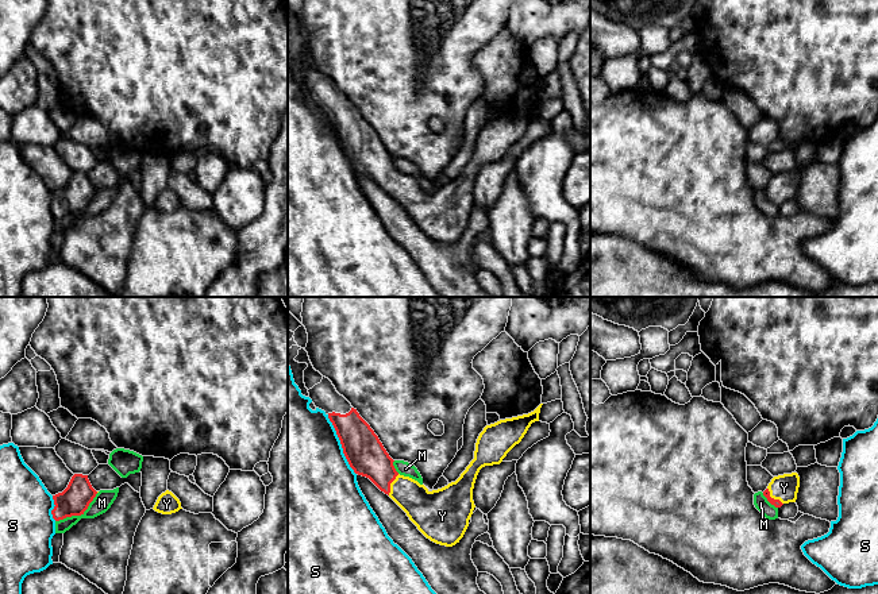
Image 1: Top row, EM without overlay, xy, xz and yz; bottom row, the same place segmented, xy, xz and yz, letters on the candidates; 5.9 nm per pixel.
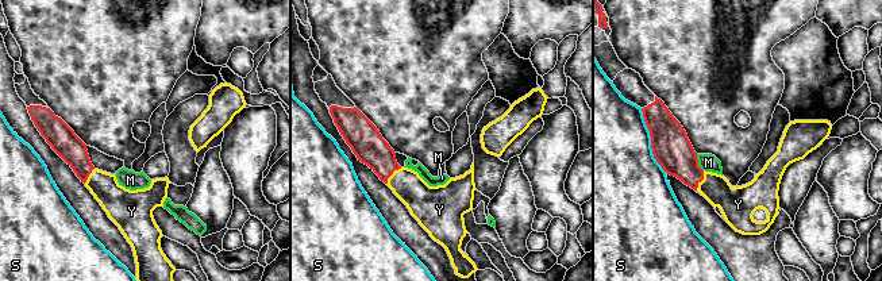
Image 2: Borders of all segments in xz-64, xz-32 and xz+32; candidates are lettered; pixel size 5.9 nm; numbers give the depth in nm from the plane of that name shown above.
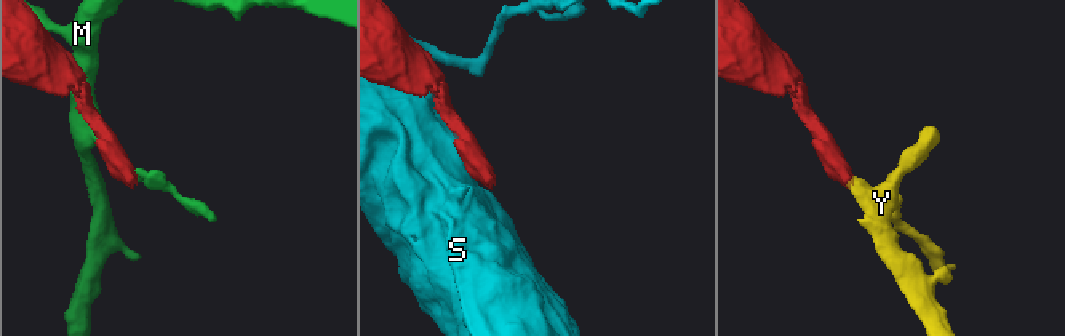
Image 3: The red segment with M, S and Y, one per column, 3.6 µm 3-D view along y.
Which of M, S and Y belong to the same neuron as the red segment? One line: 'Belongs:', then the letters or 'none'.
Belongs: Y

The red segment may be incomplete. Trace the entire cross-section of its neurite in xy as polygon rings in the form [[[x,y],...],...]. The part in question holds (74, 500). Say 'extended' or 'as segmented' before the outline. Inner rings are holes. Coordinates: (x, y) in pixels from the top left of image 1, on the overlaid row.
as segmented; [[[74,474],[68,487],[55,495],[54,509],[51,510],[55,521],[72,516],[81,516],[96,497],[97,491],[92,487],[88,475]]]

